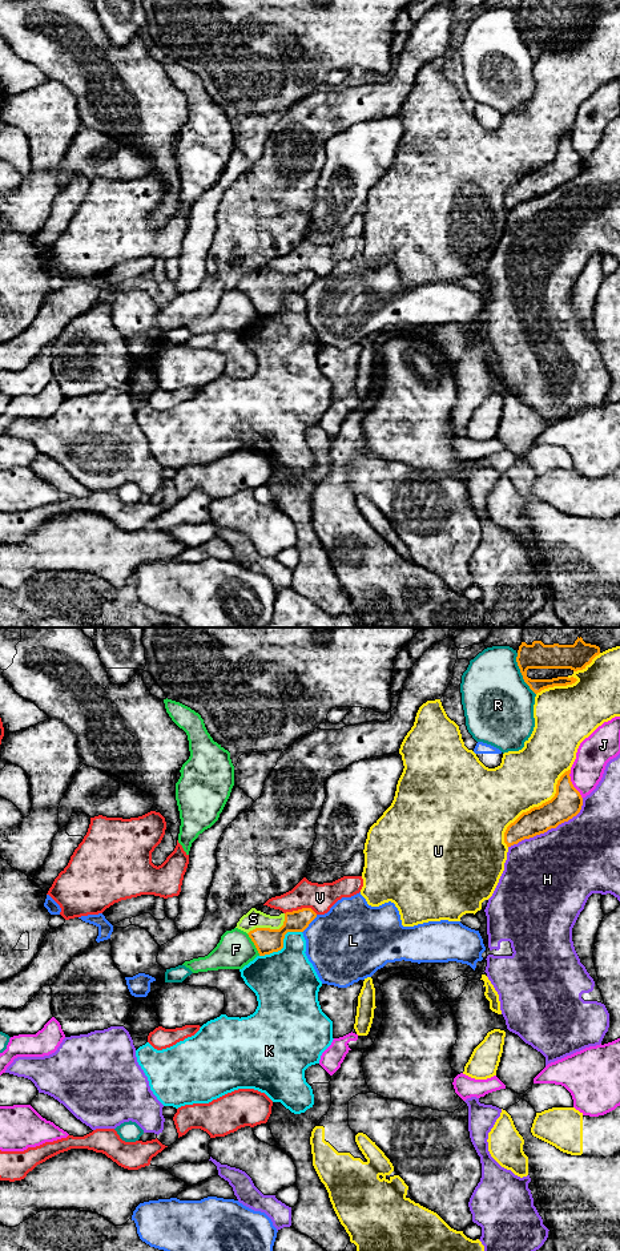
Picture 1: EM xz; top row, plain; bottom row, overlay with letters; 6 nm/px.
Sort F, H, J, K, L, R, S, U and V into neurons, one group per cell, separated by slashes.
F V / H U / J / K / L / R / S

